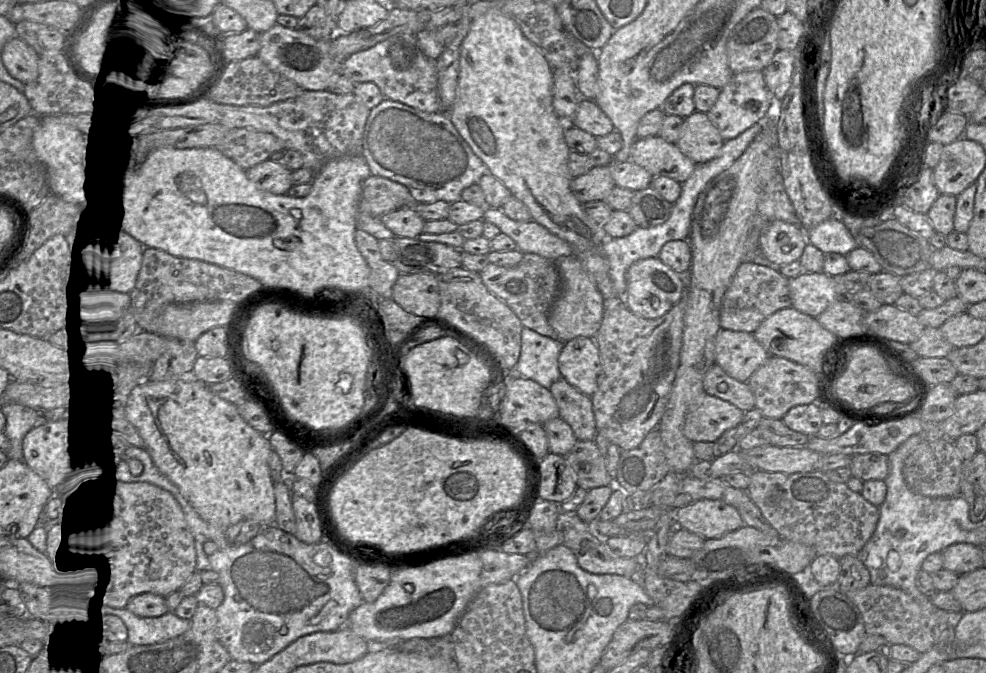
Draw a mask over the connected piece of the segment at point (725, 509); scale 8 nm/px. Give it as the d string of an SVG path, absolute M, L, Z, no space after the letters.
M700 499L675 511L675 526L713 539L737 530L743 520L737 508L722 500Z

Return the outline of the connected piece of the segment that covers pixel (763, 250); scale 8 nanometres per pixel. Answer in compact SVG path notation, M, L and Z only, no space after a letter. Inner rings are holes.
M774 220L760 235L759 252L777 266L783 266L799 260L807 243L807 233L800 225Z

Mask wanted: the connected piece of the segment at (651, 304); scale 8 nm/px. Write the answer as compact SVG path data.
M658 257L635 261L626 272L627 290L624 303L635 314L648 319L663 316L676 305L685 290L685 277L679 275Z

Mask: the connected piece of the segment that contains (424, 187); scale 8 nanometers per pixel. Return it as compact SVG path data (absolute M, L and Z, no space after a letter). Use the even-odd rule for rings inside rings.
M387 98L370 110L364 128L362 146L362 156L371 174L406 186L418 204L436 201L452 204L459 201L465 188L478 184L480 178L488 173L486 165L459 134L448 113L427 113Z

